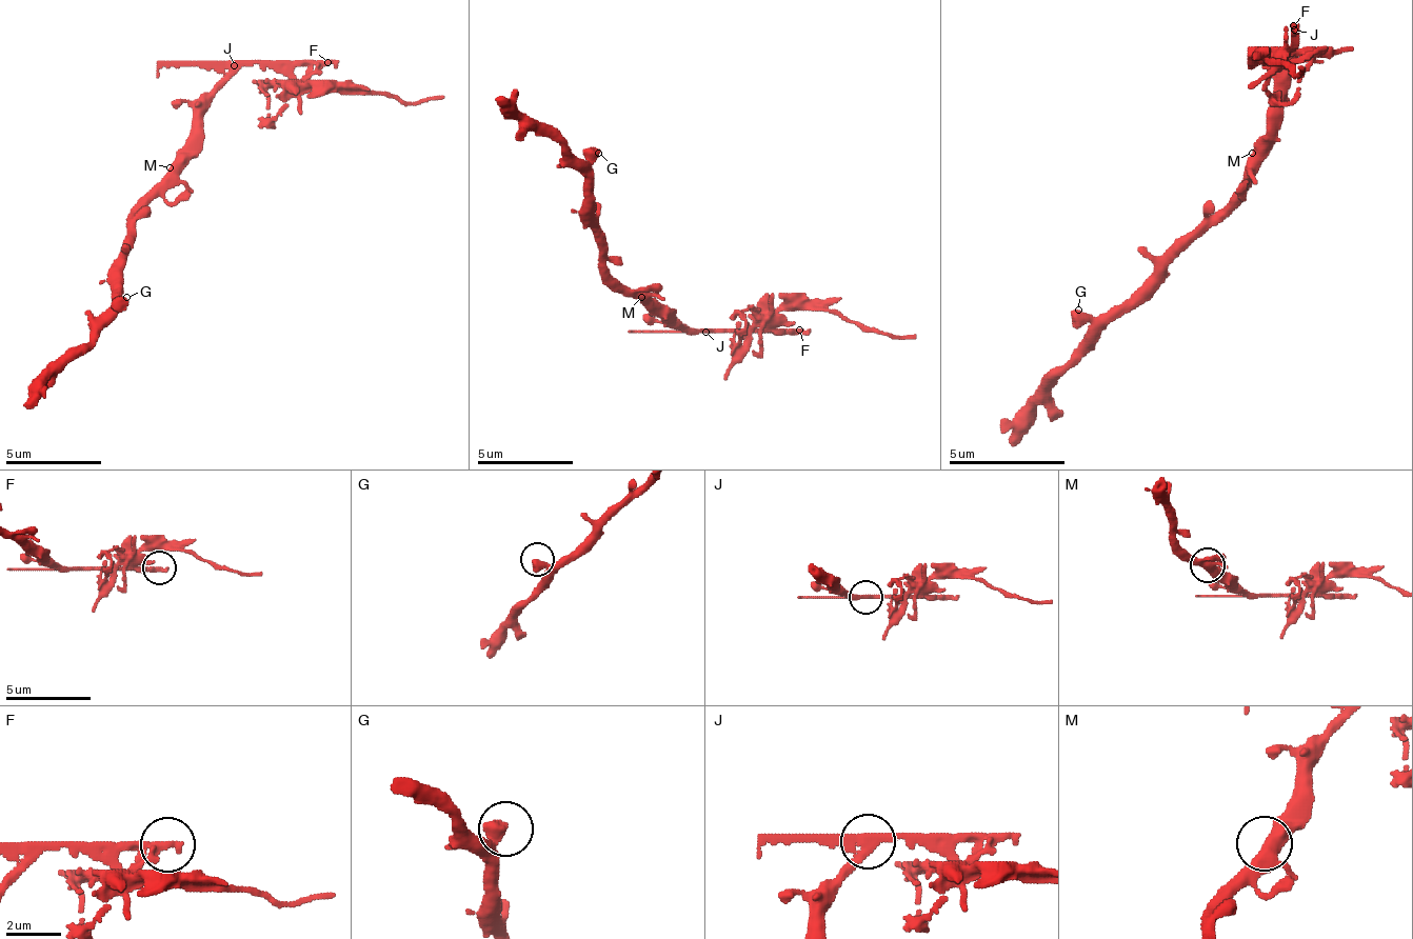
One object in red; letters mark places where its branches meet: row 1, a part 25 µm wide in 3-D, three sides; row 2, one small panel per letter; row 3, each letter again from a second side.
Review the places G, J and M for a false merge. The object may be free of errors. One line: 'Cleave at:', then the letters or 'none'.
Cleave at: J

